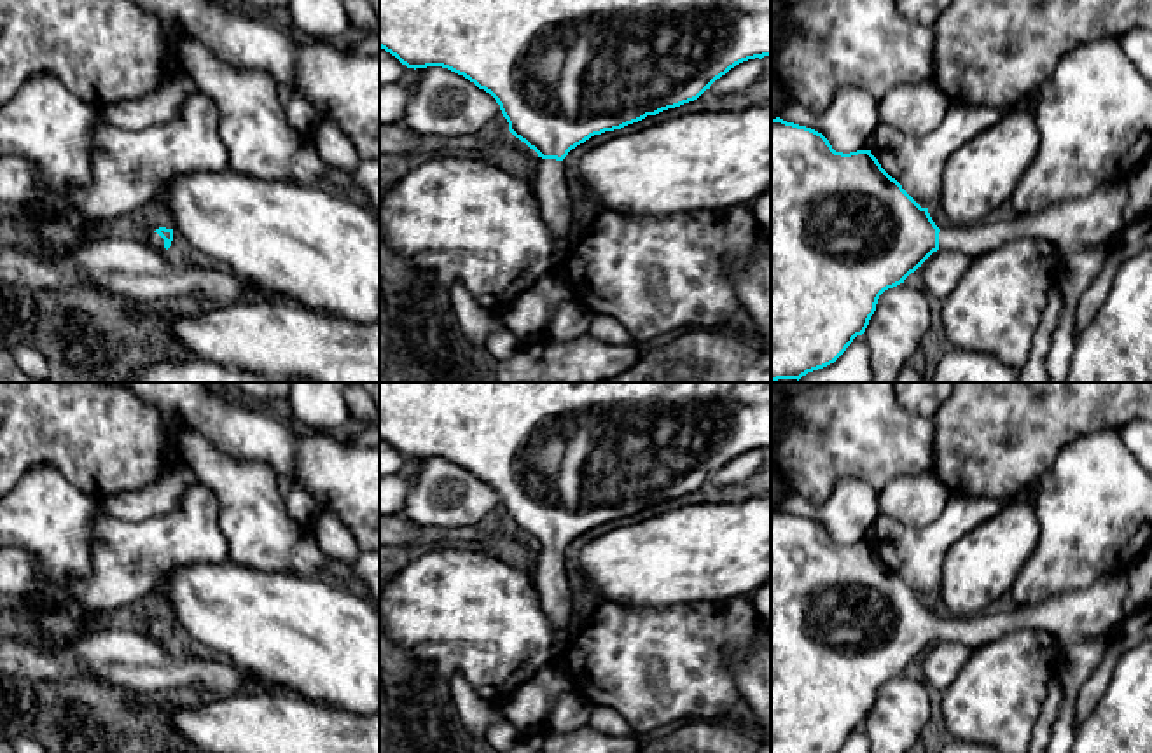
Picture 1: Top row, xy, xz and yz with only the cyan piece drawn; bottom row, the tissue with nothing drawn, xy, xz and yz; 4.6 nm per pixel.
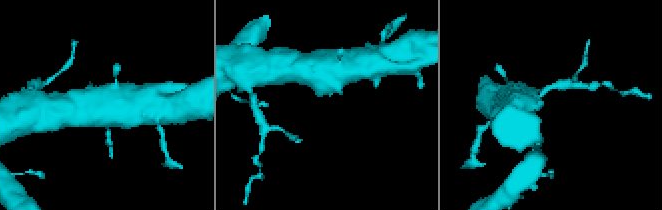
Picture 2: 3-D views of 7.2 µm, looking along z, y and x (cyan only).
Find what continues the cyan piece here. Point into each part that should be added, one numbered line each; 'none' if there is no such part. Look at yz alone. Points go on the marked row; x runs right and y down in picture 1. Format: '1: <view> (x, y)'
1: yz (1091, 222)

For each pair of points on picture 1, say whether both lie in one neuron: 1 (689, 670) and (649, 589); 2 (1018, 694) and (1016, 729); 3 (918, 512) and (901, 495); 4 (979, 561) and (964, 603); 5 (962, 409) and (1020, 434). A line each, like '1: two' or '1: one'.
1: two
2: one
3: one
4: one
5: one

